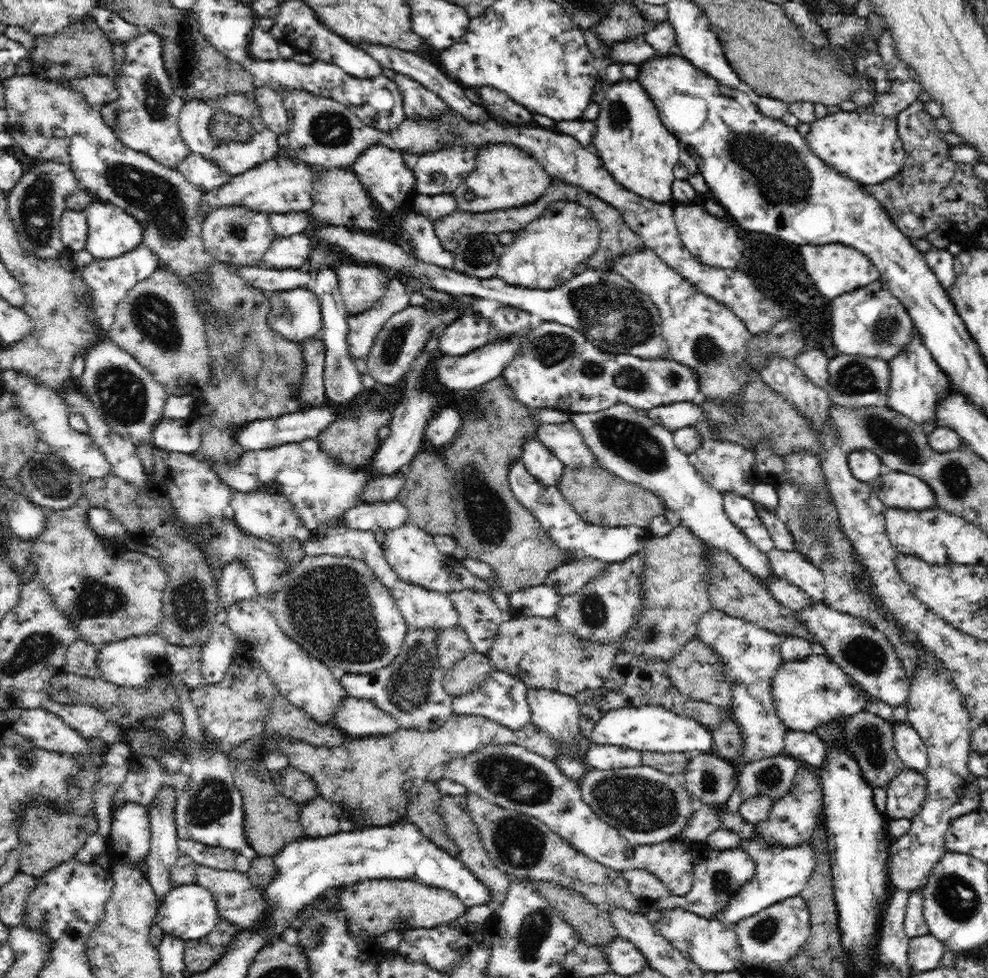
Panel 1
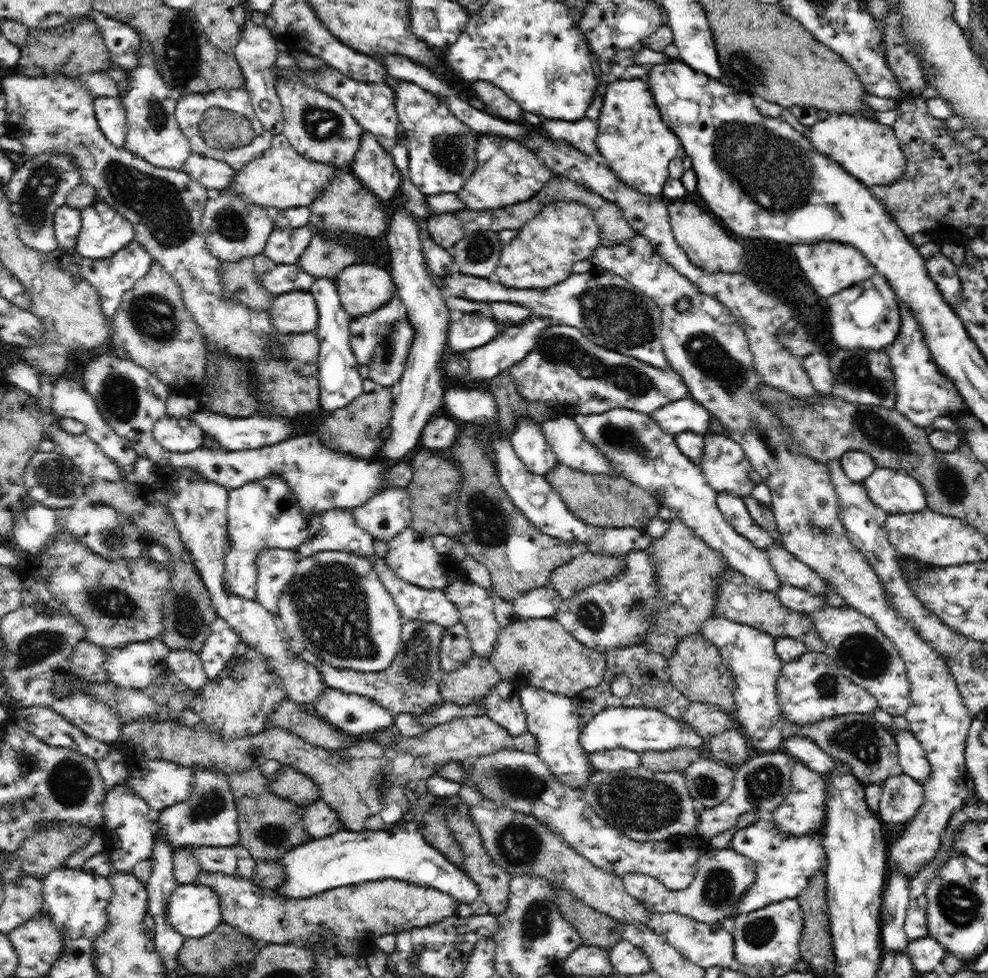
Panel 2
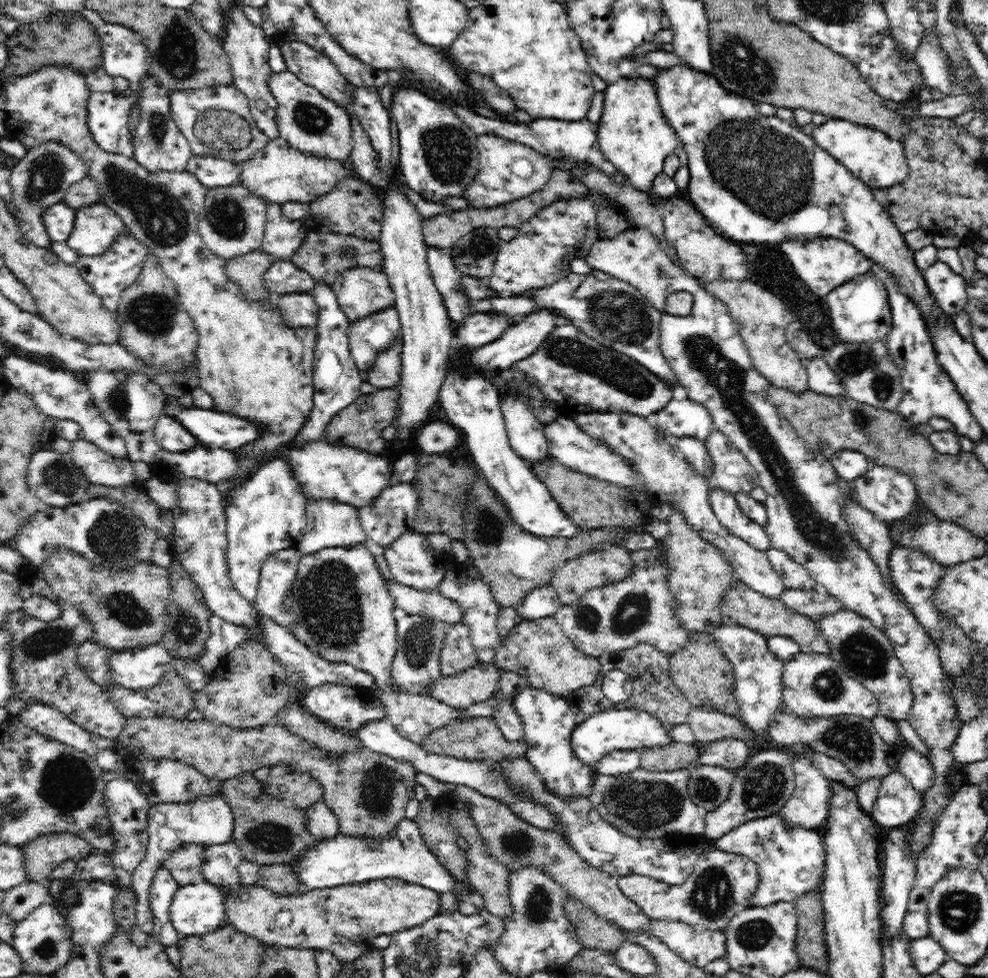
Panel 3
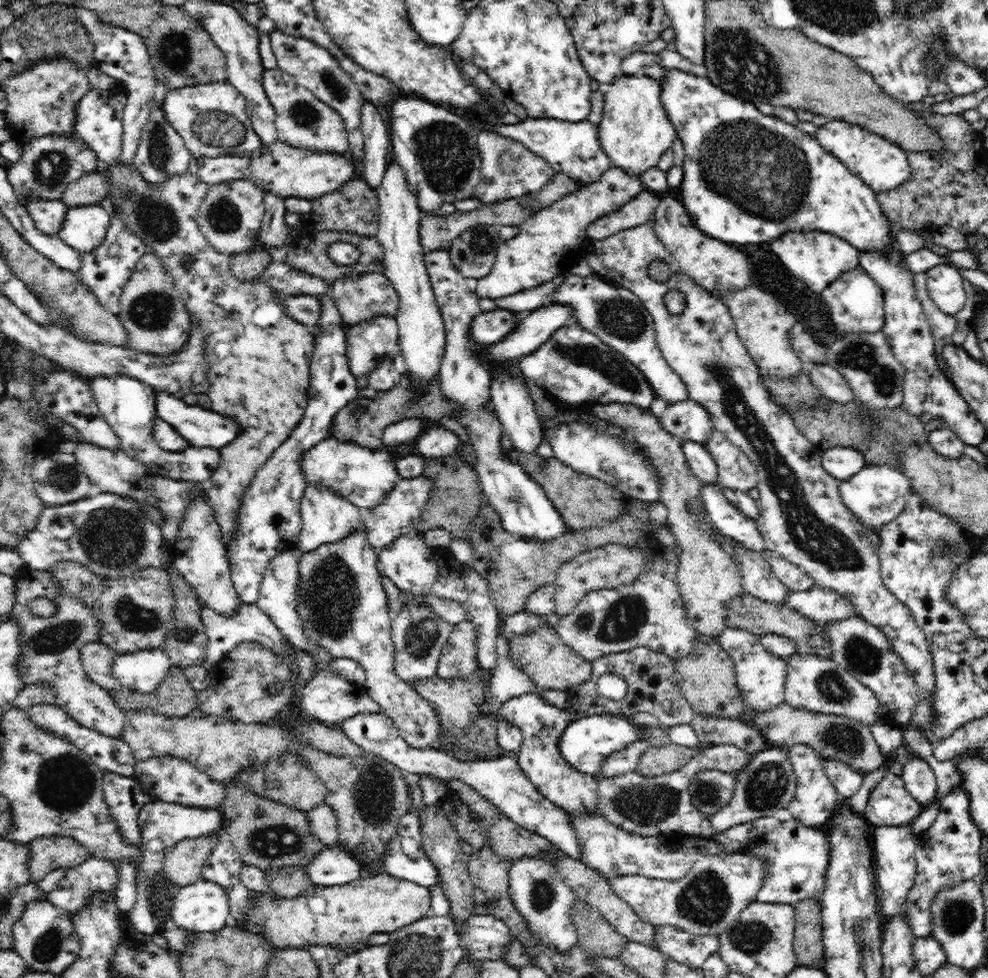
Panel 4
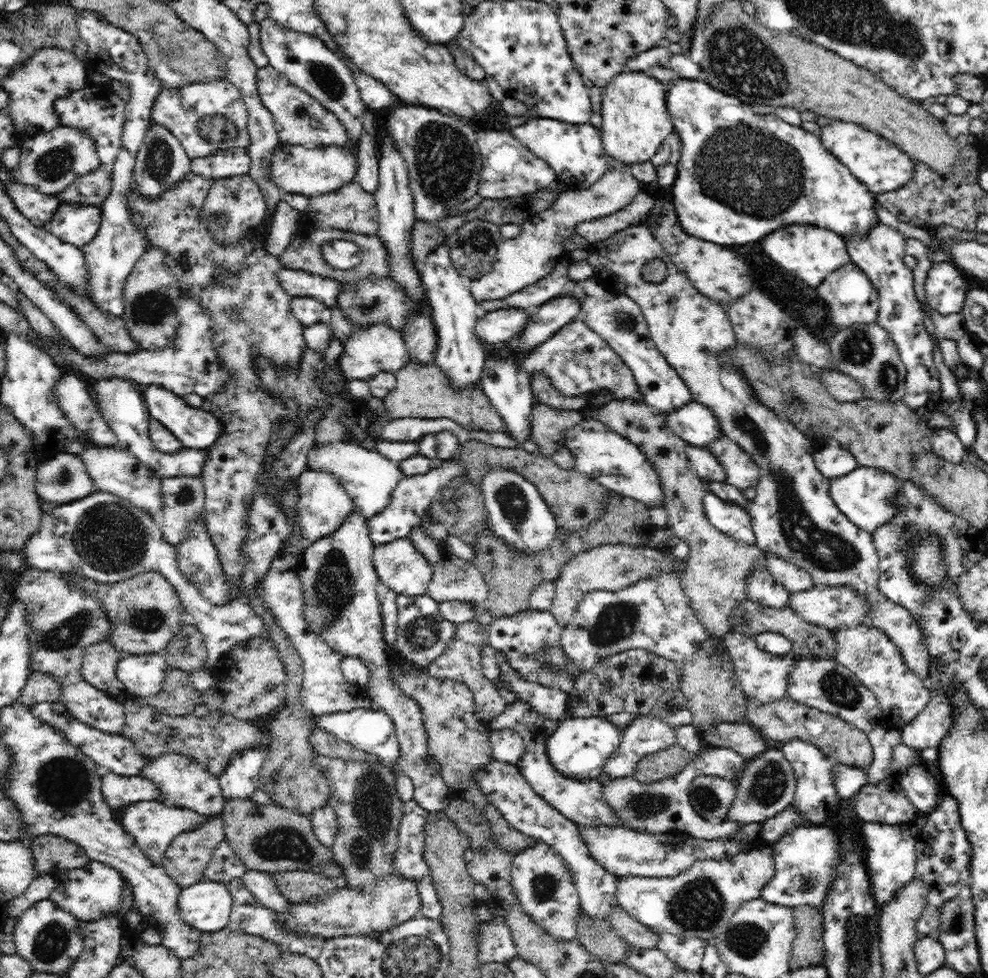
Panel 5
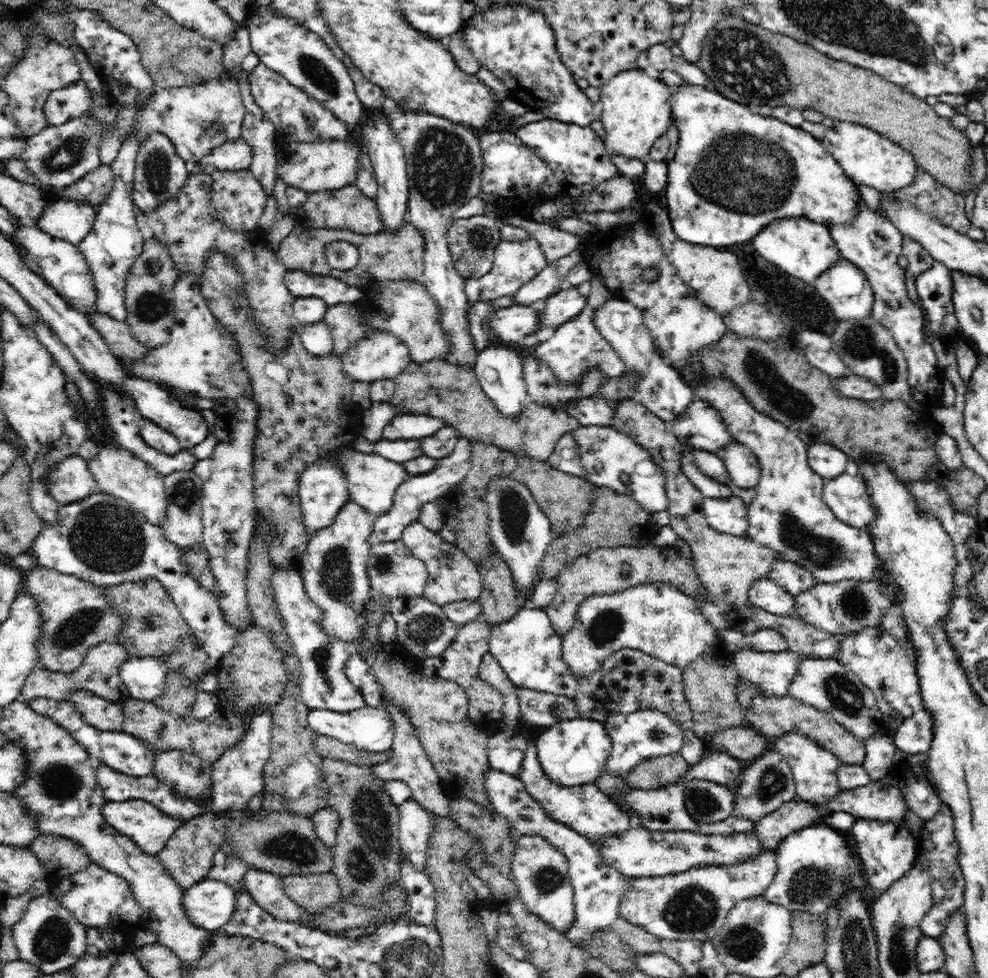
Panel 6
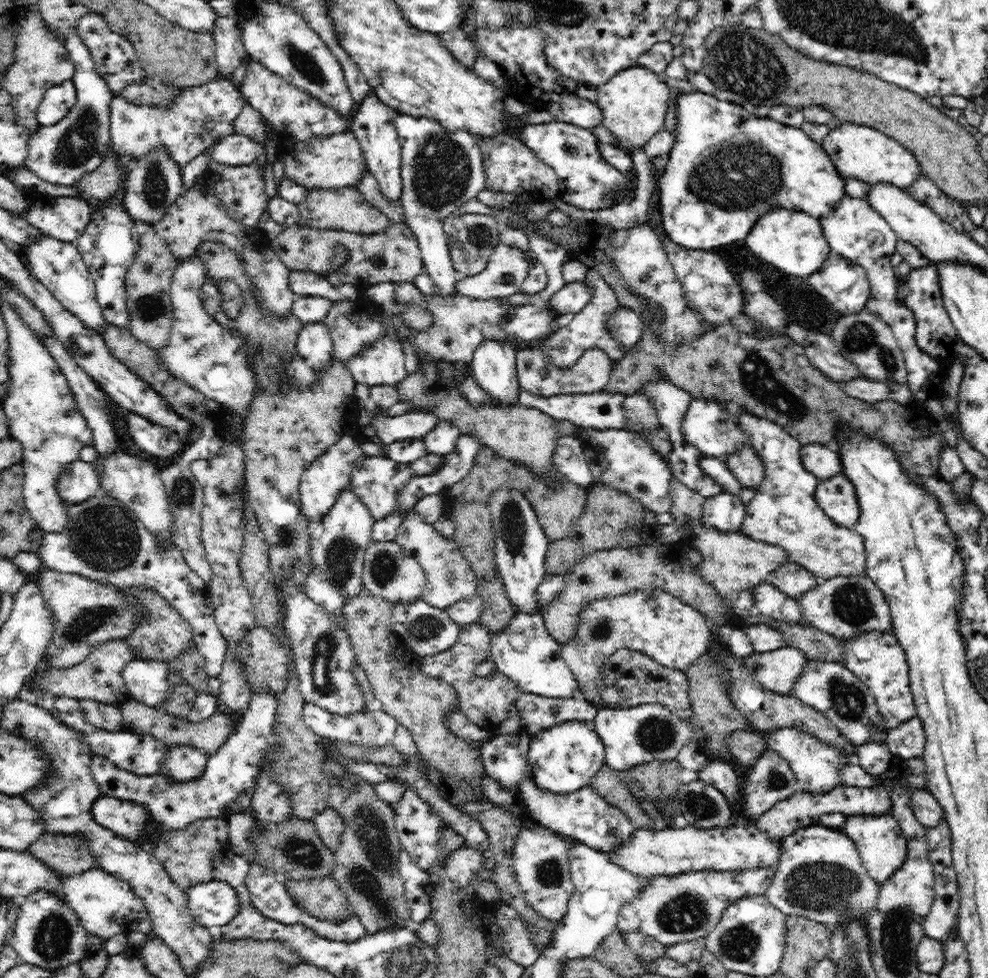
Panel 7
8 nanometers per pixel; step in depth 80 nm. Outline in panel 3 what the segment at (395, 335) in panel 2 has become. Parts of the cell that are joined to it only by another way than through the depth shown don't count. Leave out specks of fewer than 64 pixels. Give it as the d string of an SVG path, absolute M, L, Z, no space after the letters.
M398 338L390 349L380 352L367 370L367 381L376 388L392 388L401 380L402 342Z

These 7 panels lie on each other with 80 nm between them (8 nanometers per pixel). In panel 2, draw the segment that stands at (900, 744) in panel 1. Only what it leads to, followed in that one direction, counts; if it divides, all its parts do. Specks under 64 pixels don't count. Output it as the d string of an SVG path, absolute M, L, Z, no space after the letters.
M895 729L893 735L897 743L897 756L902 772L915 777L922 785L926 784L931 767L922 744L910 731Z

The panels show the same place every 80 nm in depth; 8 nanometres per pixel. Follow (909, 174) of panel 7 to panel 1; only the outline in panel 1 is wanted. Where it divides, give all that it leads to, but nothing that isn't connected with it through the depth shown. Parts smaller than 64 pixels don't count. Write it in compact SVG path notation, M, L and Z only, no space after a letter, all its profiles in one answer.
M883 31L878 41L878 53L882 57L884 67L886 67L888 90L887 92L875 93L877 100L875 105L871 107L845 107L843 110L834 114L827 114L823 118L816 119L805 130L806 143L810 145L810 150L822 159L834 171L862 183L865 186L880 184L884 180L888 180L892 176L896 176L906 160L906 151L903 148L903 142L897 131L897 116L913 103L921 93L922 87L914 78L911 78L910 70L900 62L898 53L894 52L894 39L890 40L890 31Z

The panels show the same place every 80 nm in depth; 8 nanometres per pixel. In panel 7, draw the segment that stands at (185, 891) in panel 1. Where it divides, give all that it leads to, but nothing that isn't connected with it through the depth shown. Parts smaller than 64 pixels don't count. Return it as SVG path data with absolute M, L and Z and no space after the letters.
M212 879L187 890L187 907L194 922L204 928L224 926L238 914L239 898L227 882Z

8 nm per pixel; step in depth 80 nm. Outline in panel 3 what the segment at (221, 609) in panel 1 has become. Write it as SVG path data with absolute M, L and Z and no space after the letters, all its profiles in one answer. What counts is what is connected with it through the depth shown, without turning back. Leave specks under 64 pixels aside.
M270 459L232 492L225 508L228 575L234 590L254 604L262 562L280 550L296 549L307 530L307 500L284 459Z

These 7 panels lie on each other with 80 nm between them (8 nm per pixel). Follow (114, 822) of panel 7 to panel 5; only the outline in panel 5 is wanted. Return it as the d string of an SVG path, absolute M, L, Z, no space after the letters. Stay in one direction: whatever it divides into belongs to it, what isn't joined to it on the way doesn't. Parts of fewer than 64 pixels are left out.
M140 801L125 808L121 814L122 820L117 822L125 830L126 834L132 835L135 843L146 853L150 862L160 865L166 849L170 843L186 832L194 832L194 828L202 828L210 816L204 816L192 809L186 809L161 801Z

